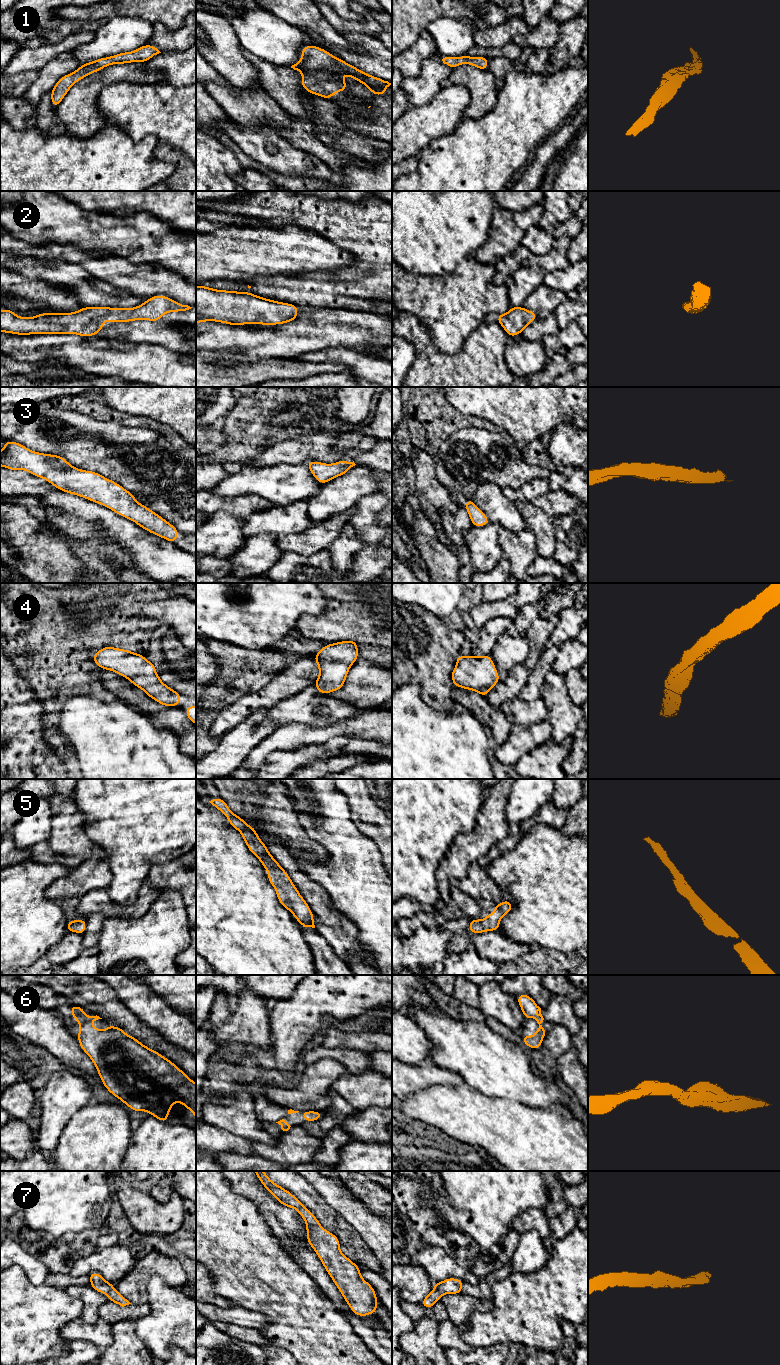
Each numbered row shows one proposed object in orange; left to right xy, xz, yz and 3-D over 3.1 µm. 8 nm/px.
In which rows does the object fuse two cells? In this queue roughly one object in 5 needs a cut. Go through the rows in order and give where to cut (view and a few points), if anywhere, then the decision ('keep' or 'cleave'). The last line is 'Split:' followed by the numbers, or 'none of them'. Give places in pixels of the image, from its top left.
1: no cut; keep
2: no cut; keep
3: no cut; keep
4: no cut; keep
5: no cut; keep
6: no cut; keep
7: no cut; keep
Split: none of them

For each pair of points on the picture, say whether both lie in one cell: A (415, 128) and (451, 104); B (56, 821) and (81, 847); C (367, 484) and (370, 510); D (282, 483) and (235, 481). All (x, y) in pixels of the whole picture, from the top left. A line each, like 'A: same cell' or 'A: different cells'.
A: same cell
B: same cell
C: different cells
D: same cell

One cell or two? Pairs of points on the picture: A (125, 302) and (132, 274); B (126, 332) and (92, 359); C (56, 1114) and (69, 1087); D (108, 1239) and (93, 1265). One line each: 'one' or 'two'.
A: two
B: two
C: one
D: two

